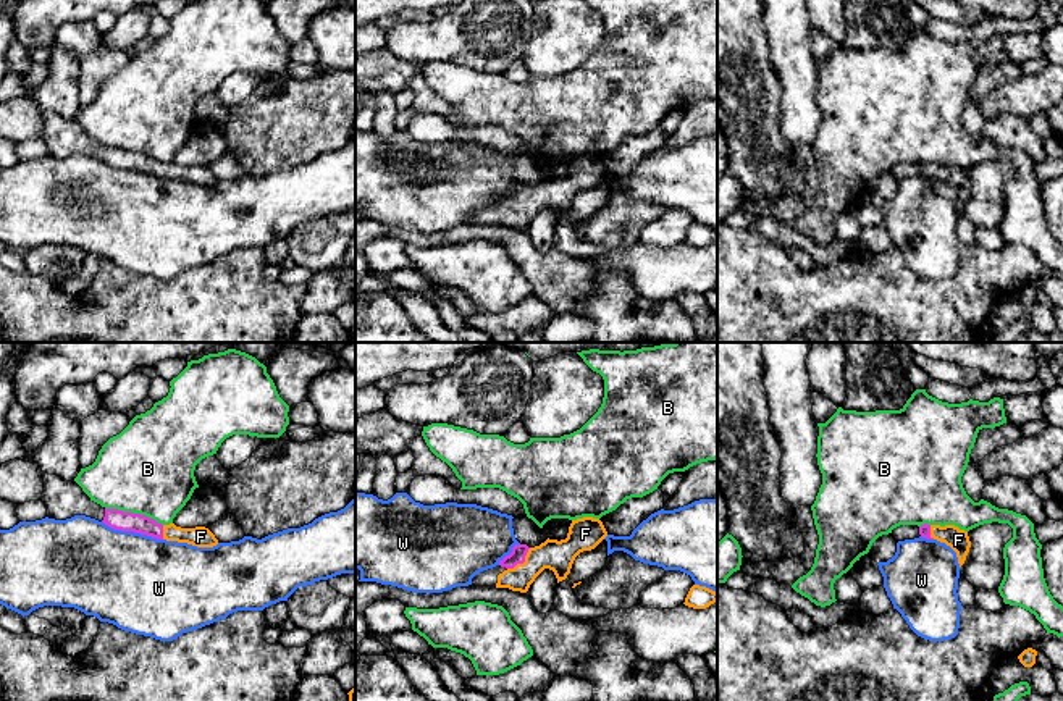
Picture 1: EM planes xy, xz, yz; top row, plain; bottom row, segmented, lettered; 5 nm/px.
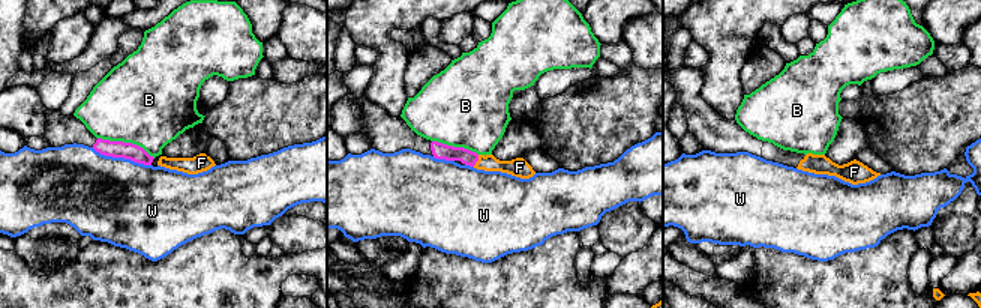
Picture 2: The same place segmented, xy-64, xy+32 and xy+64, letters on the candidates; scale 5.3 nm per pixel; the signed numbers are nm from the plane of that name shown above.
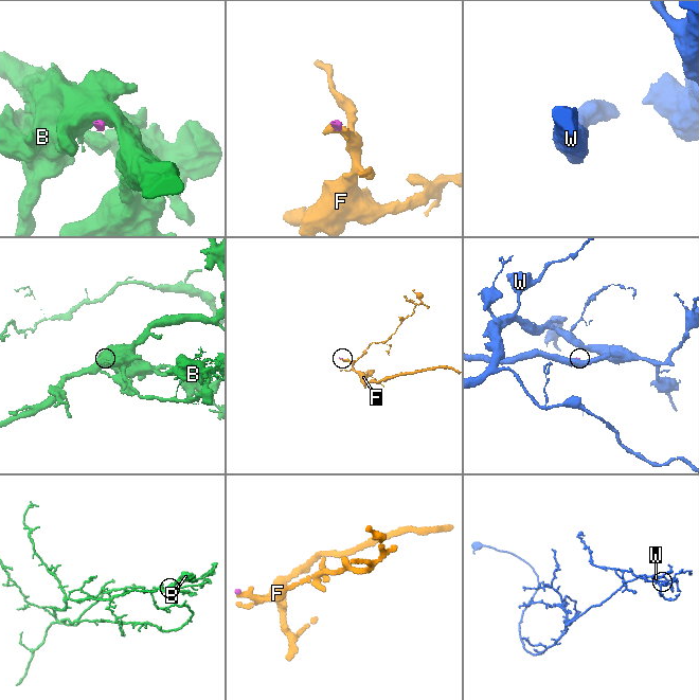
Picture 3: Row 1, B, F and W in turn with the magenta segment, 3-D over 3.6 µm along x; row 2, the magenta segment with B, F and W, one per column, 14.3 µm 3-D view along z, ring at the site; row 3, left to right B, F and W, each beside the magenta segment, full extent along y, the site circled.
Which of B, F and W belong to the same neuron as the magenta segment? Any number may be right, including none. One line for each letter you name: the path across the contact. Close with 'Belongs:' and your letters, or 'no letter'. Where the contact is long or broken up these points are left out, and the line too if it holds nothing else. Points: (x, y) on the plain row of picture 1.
F: across xz (519, 189), (522, 201), (543, 194), (558, 194)
Belongs: F

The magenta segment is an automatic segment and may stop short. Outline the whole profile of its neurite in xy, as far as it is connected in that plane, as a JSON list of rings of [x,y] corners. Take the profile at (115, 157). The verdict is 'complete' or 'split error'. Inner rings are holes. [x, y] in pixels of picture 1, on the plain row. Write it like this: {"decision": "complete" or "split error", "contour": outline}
{"decision": "split error", "contour": [[[42,111],[44,131],[42,141],[47,145],[47,155],[66,158],[74,153],[86,153],[103,160],[110,166],[134,170],[157,178],[187,181],[197,186],[213,186],[218,183],[215,173],[205,165],[181,166],[174,162],[162,163],[141,152],[107,147],[94,141],[76,120],[66,120],[57,113]]]}

